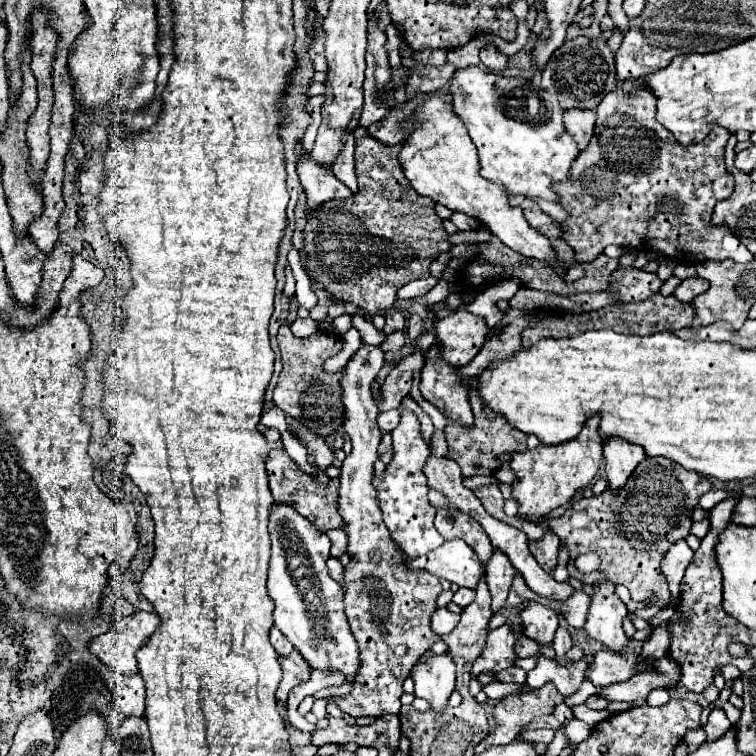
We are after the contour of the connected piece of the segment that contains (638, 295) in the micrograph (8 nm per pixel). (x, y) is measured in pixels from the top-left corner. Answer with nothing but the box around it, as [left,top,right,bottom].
[608,268,664,302]

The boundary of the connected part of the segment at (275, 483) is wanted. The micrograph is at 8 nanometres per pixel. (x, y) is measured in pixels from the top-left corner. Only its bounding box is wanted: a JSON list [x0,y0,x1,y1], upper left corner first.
[266,450,342,530]

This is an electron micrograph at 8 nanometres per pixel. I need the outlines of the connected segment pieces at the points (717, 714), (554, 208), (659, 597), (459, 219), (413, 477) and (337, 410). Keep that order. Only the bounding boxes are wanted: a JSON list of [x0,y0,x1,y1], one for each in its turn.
[[704,708,732,740],[532,198,566,222],[548,456,712,620],[452,214,480,230],[372,410,444,558],[274,326,342,434]]

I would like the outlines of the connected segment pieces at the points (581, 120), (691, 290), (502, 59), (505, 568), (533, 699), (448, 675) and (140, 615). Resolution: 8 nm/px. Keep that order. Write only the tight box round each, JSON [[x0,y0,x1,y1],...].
[[564,110,596,152],[674,276,708,302],[480,46,508,72],[486,550,516,612],[475,684,564,754],[410,652,456,710],[88,612,160,674]]

